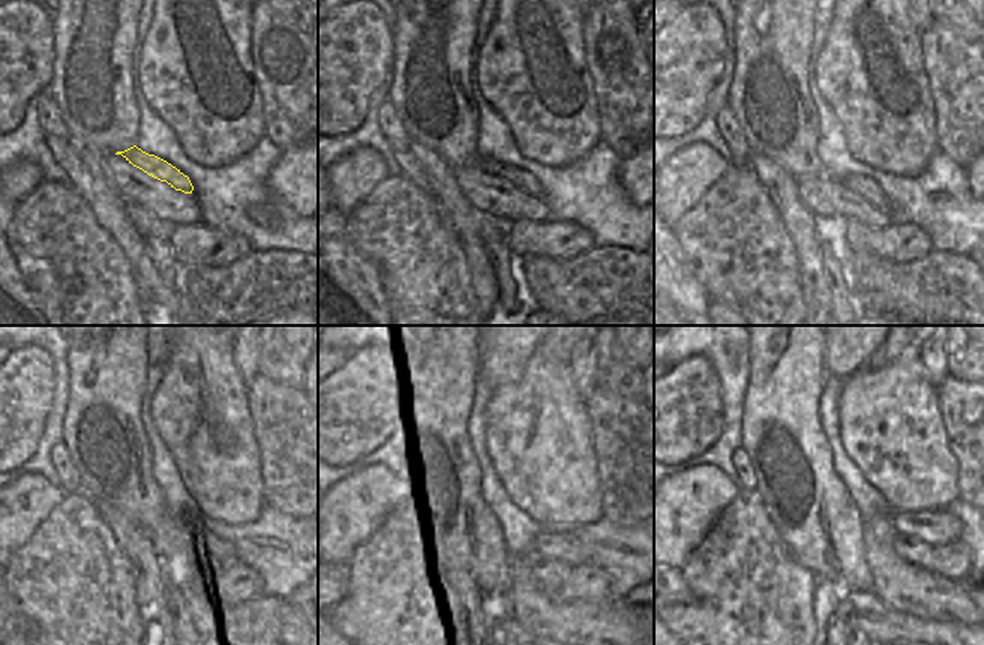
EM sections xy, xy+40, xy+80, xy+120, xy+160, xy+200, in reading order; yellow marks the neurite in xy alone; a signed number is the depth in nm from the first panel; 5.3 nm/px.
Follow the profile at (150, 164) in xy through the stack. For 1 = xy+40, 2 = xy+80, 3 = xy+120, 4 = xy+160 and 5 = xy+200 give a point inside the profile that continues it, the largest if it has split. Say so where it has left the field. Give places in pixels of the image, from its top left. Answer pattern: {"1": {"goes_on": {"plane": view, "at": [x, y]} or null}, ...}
{"1": {"goes_on": {"plane": "xy+40", "at": [522, 180]}}, "2": {"goes_on": {"plane": "xy+80", "at": [860, 185]}}, "3": {"goes_on": {"plane": "xy+120", "at": [200, 527]}}, "4": {"goes_on": {"plane": "xy+160", "at": [561, 528]}}, "5": {"goes_on": {"plane": "xy+200", "at": [935, 528]}}}

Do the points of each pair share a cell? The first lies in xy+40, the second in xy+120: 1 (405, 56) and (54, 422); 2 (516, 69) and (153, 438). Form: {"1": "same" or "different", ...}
{"1": "different", "2": "different"}

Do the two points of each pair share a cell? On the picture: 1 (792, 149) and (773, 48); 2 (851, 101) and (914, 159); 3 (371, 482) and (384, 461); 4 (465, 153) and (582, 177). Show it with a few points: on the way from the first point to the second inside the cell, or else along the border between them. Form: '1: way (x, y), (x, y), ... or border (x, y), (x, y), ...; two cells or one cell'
1: way (782, 125), (774, 110), (774, 74); one cell
2: way (864, 117), (876, 132), (881, 132), (897, 149); one cell
3: border (347, 477), (368, 467), (380, 467), (398, 480); two cells
4: border (477, 120), (476, 156); two cells

